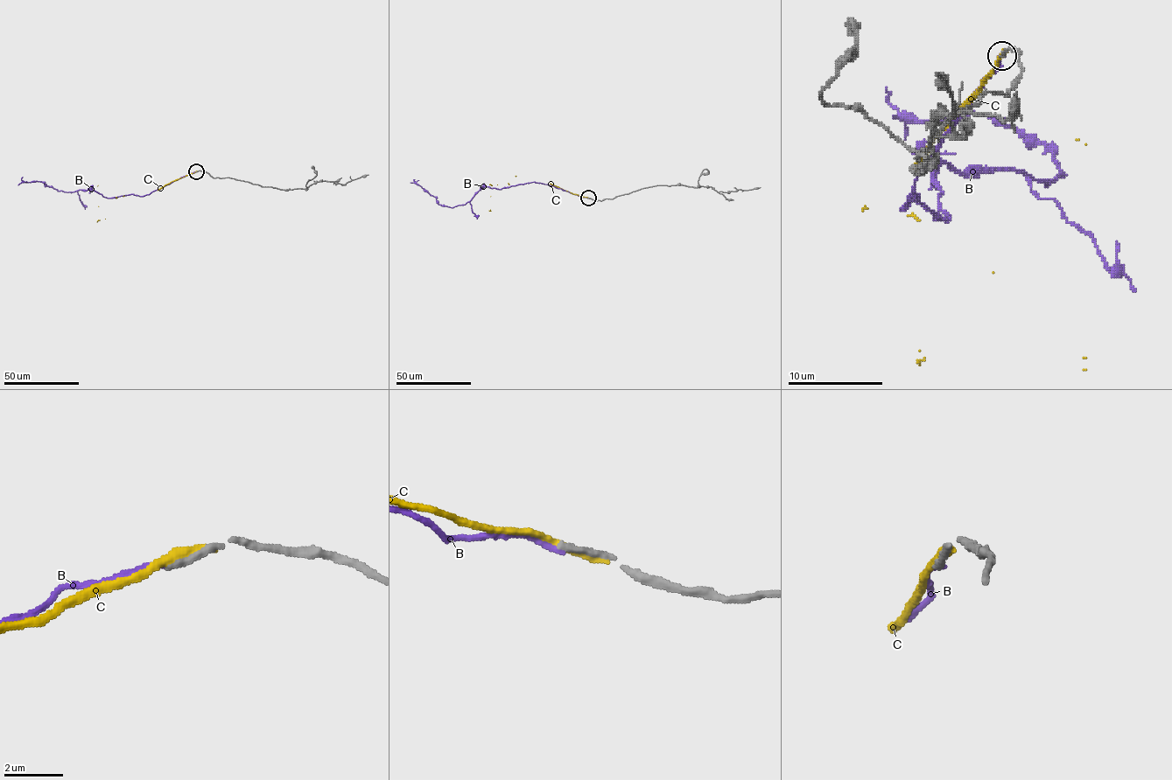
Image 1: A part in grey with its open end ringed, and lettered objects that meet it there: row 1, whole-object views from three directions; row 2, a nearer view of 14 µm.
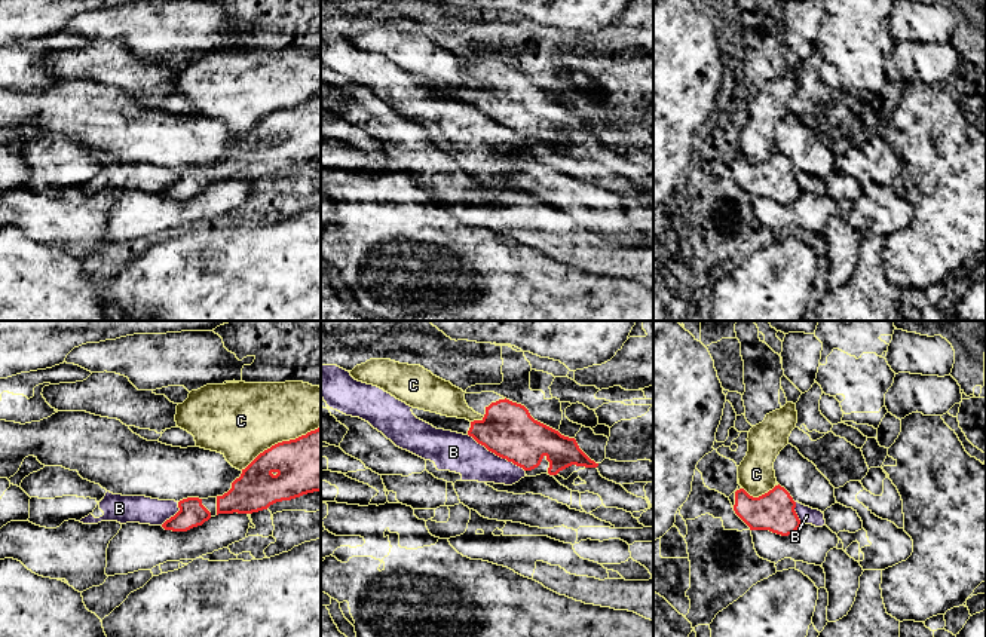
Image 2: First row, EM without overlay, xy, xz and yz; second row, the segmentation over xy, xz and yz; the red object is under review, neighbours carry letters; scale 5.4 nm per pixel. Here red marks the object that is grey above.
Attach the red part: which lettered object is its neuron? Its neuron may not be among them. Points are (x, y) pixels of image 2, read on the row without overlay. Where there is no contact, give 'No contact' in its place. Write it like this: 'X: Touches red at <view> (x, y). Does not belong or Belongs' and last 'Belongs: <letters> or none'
B: Touches red at xz (496, 122). Does not belong
C: Touches red at xy (279, 110). Does not belong
Belongs: none

